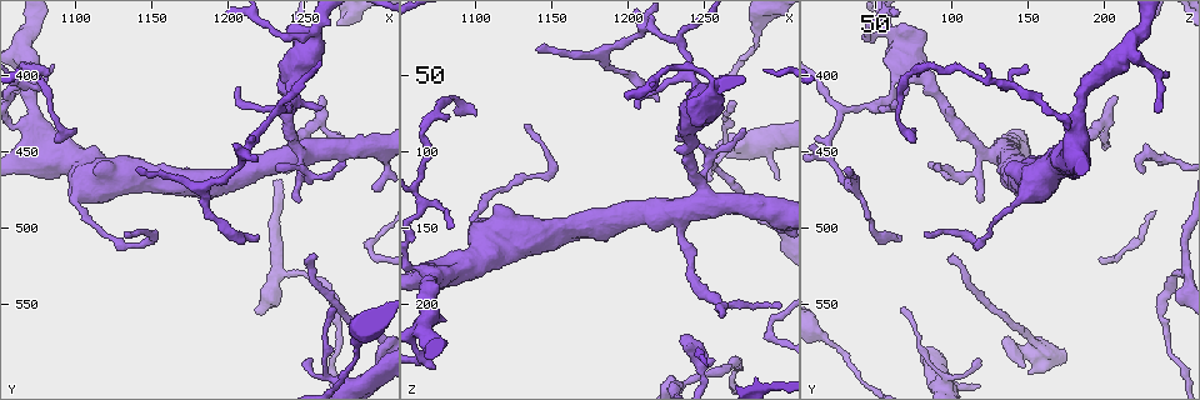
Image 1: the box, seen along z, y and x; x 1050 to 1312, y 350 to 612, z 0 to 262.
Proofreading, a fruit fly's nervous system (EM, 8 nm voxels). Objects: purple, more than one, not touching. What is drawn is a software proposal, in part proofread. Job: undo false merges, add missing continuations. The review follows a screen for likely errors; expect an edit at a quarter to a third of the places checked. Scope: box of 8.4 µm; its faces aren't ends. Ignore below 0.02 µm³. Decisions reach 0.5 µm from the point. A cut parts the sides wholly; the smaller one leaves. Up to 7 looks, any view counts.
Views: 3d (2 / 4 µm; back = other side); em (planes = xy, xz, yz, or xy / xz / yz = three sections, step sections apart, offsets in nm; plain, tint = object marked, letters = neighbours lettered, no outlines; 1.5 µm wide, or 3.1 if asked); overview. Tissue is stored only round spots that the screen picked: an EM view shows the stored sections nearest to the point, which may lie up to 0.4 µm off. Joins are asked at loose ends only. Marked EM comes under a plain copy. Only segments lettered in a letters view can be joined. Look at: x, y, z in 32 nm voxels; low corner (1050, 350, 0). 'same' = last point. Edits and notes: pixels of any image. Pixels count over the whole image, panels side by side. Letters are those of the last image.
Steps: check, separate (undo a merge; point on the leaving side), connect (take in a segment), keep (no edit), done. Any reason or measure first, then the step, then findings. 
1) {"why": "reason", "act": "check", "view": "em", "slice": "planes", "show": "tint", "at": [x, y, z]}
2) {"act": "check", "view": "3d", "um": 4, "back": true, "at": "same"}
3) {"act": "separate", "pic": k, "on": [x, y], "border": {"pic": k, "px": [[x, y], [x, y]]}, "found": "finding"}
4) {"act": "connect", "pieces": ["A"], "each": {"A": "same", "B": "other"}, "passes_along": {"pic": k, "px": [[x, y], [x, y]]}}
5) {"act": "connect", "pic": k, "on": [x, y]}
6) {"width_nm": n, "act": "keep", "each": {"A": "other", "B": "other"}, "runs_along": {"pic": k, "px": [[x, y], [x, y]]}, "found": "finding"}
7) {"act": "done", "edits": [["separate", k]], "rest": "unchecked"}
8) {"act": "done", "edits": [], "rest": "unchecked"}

{"why": "long arm stops here", "act": "check", "view": "3d", "um": 4, "at": [1258, 520, 100]}

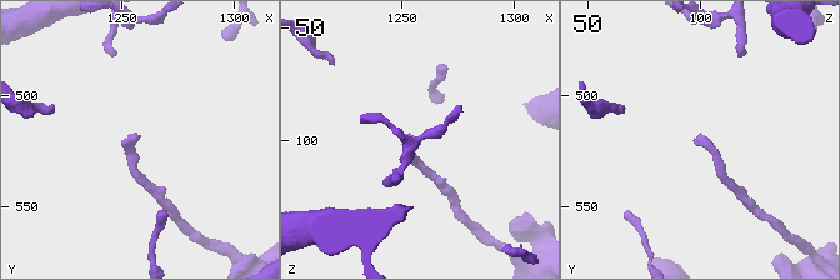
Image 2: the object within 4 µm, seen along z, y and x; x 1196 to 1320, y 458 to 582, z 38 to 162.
{"act": "check", "view": "em", "slice": "planes", "show": "letters", "at": [1257, 519, 99]}

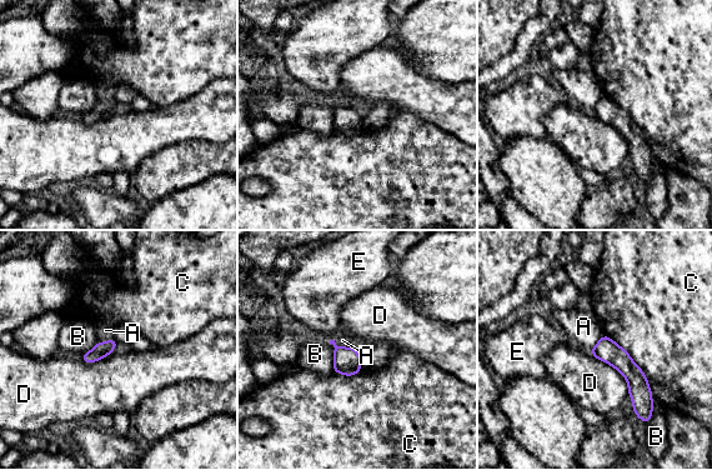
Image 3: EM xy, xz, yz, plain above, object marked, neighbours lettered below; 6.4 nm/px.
{"act": "connect", "pieces": ["E"], "each": {"A": "other", "B": "other", "C": "other", "D": "other", "E": "same"}, "passes_along": {"pic": 3, "px": [[346, 360], [332, 340], [322, 321]]}, "found": "the neuron continues"}

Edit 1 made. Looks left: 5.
{"act": "check", "view": "overview"}

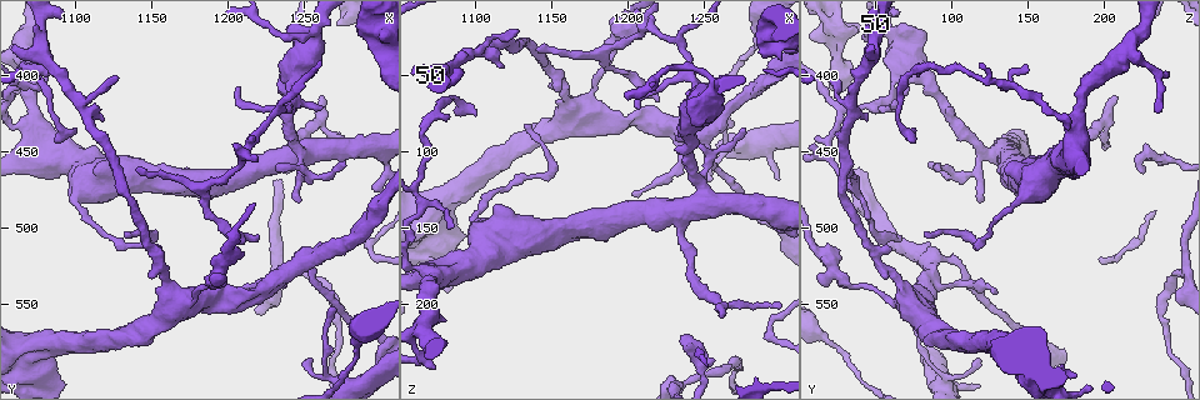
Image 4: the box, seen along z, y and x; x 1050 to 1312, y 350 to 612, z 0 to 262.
{"why": "free end", "act": "check", "view": "em", "slice": "yz", "step": 4, "show": "letters", "at": [1294, 474, 146]}

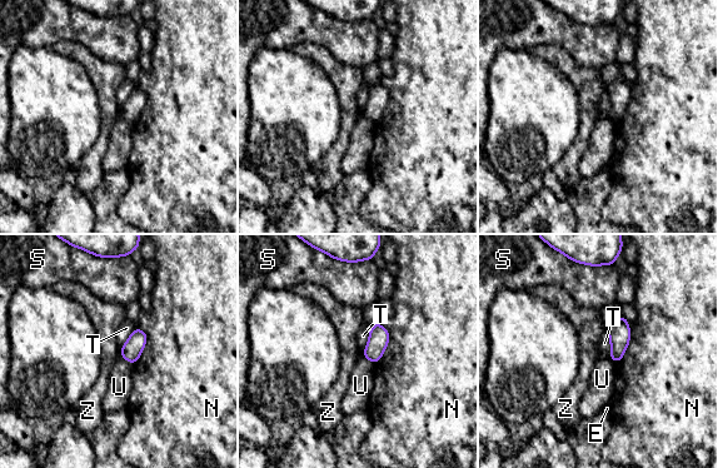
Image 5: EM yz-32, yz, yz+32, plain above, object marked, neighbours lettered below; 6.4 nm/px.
{"act": "keep", "each": {"E": "other", "N": "other", "S": "other", "T": "other", "U": "other", "Z": "other"}, "found": "no lettered segment goes on from it"}

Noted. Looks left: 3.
{"why": "sharp bend", "act": "check", "view": "3d", "um": 4, "at": [1298, 570, 150]}

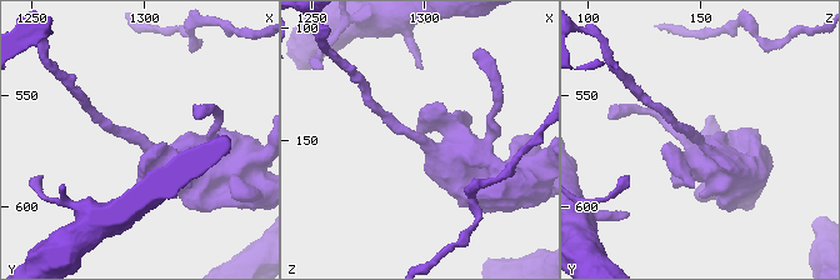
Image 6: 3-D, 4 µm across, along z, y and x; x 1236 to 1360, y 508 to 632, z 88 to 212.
{"act": "check", "view": "em", "slice": "xy", "step": 4, "show": "tint", "at": [1298, 570, 149]}

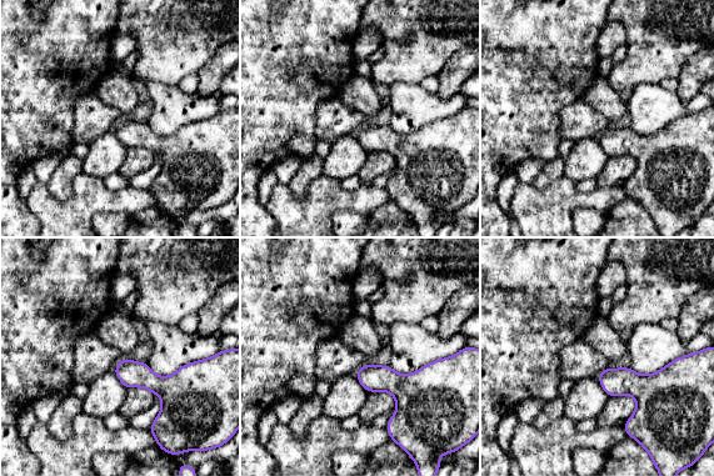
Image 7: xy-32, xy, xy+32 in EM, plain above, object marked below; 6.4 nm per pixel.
{"act": "check", "view": "em", "slice": "planes", "show": "letters", "at": "same"}

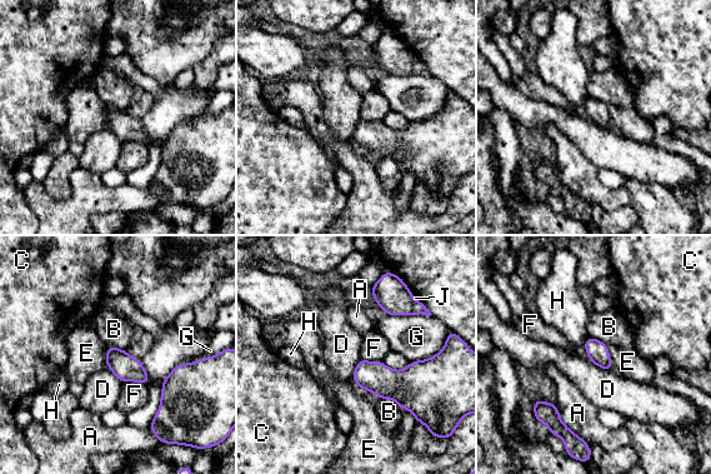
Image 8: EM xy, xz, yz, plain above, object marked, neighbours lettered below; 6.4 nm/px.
{"act": "keep", "each": {"A": "other", "B": "other", "C": "other", "D": "other", "E": "other", "F": "other", "G": "other", "H": "other", "J": "other"}, "found": "one neuron here"}

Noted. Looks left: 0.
{"act": "done", "edits": [["connect", 3]], "rest": "unchecked"}

